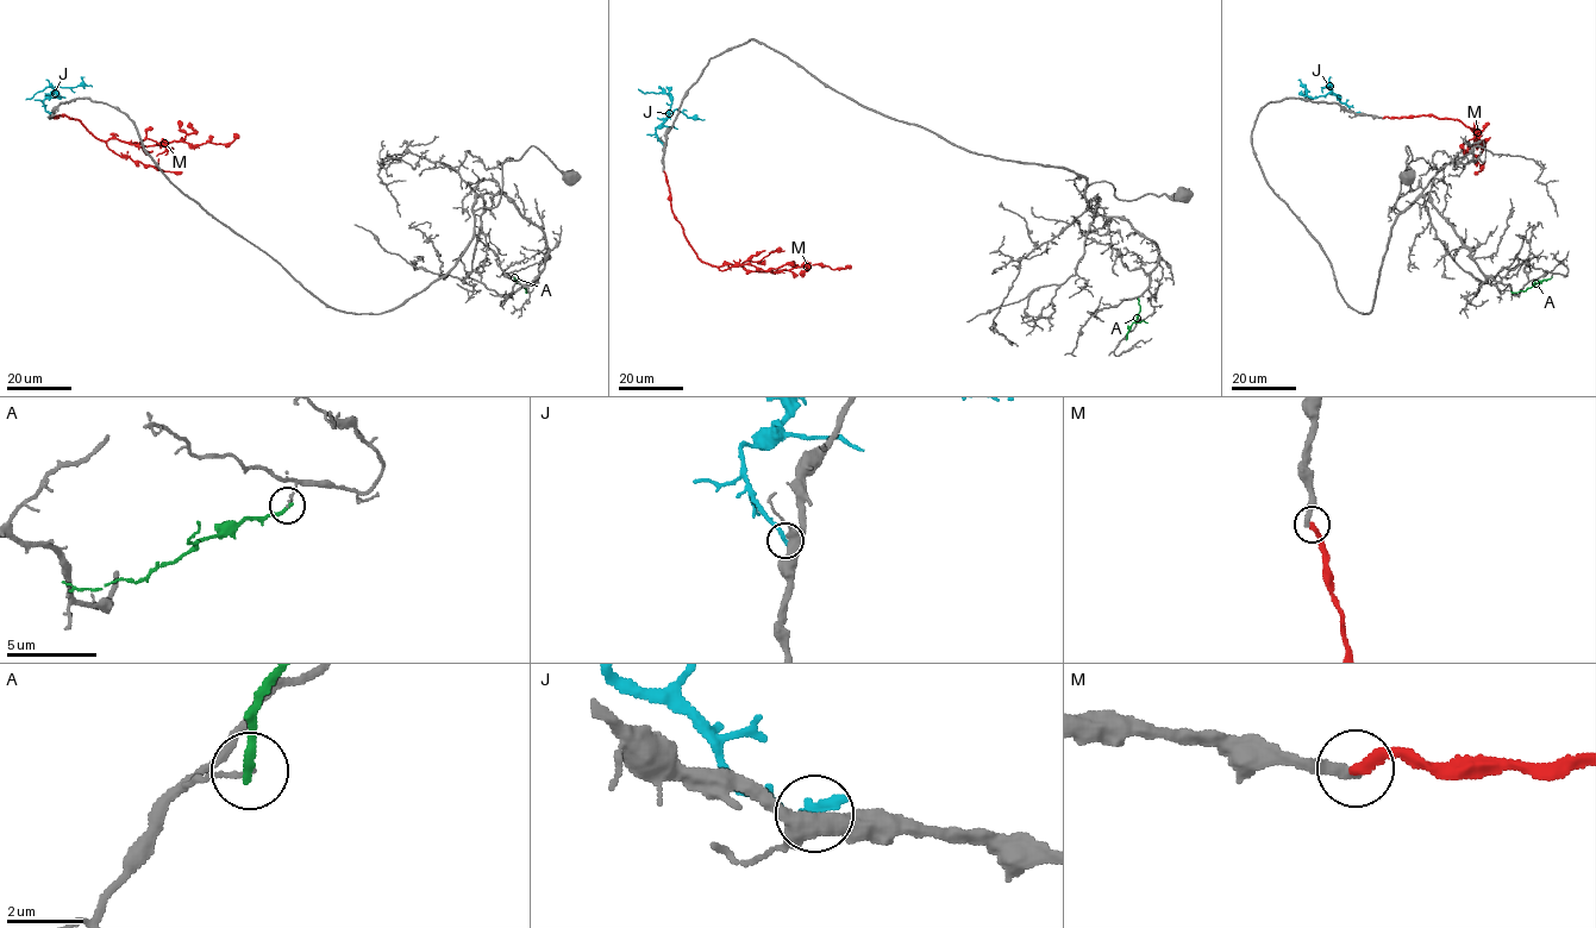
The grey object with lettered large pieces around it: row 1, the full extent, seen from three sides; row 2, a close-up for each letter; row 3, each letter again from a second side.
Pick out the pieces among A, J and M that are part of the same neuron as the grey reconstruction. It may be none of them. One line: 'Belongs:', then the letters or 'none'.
Belongs: none

